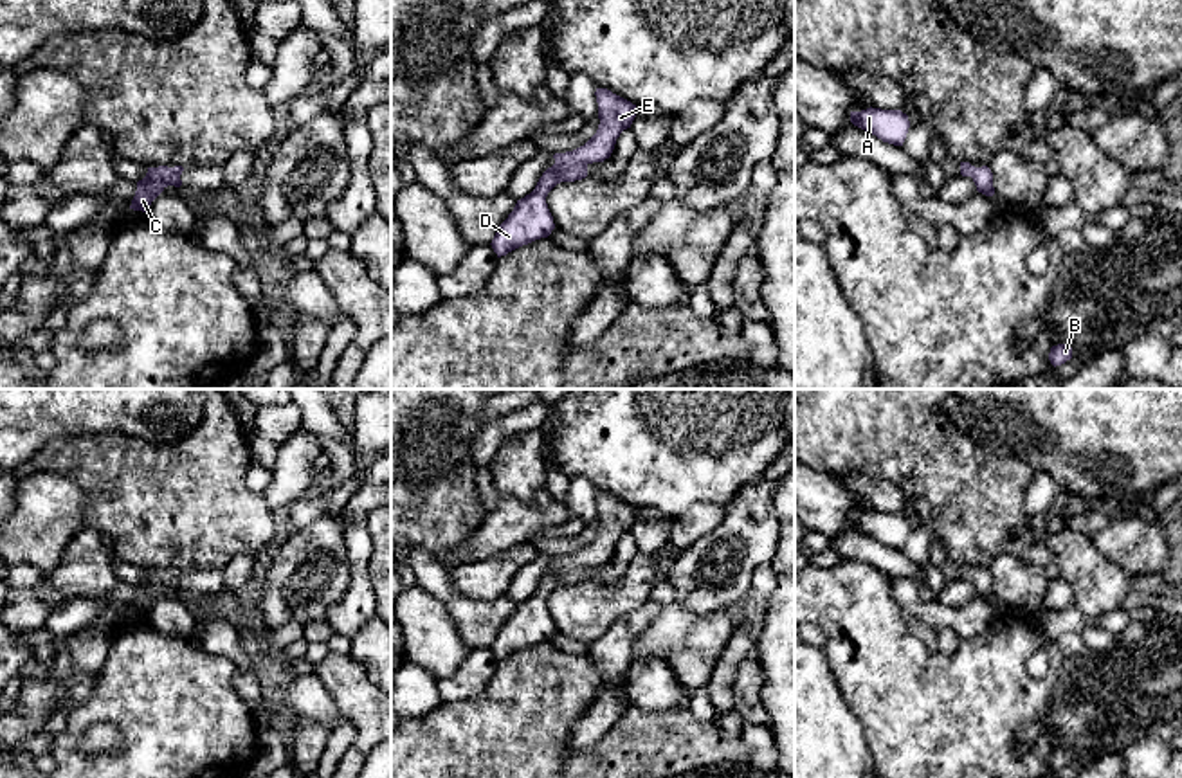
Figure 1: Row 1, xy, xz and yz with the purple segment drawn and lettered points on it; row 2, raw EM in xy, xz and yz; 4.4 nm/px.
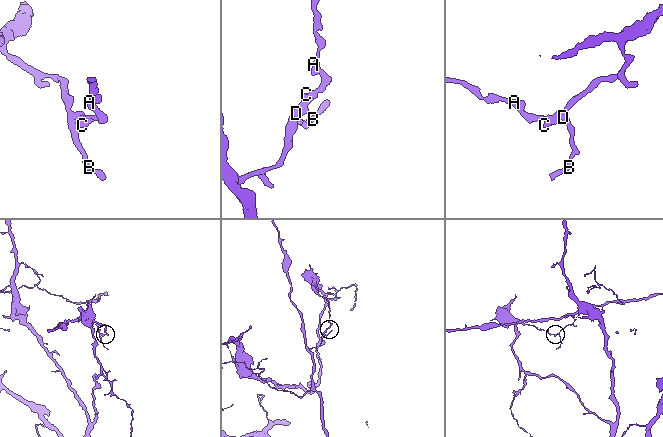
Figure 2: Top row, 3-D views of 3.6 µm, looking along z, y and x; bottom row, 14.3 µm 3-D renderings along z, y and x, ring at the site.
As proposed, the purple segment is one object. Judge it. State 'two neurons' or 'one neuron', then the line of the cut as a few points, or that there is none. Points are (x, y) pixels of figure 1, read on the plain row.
one neuron; cut none

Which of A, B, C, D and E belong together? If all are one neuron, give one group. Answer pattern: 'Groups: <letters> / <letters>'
Groups: A B C D E

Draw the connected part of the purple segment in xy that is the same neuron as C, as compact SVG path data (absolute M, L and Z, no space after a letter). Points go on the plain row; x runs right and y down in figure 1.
M159 569L159 571L148 571L148 576L142 584L137 585L137 594L132 603L130 612L146 616L151 609L151 605L168 591L175 589L180 591L184 571L175 569Z

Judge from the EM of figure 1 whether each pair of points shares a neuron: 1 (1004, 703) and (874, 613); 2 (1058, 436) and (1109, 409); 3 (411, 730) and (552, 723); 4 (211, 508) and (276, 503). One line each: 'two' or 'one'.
1: one
2: one
3: one
4: two

